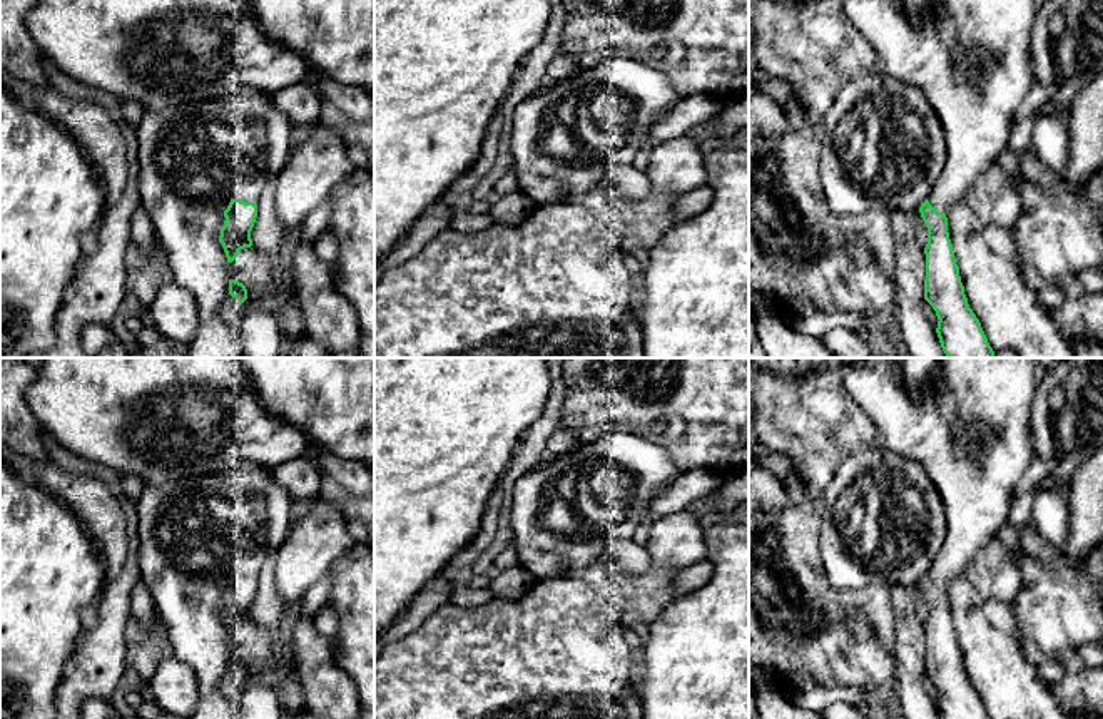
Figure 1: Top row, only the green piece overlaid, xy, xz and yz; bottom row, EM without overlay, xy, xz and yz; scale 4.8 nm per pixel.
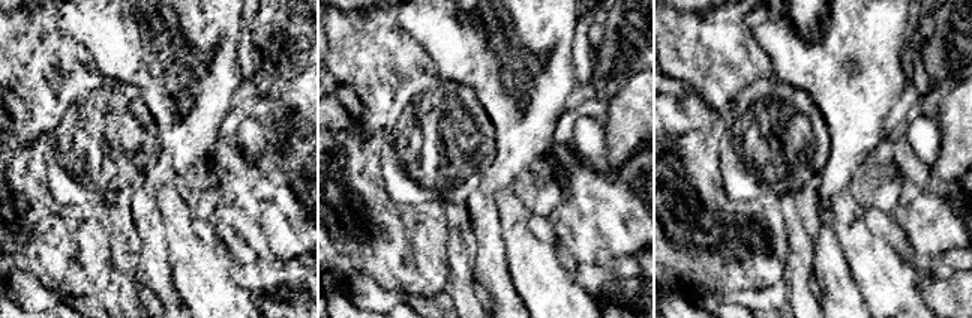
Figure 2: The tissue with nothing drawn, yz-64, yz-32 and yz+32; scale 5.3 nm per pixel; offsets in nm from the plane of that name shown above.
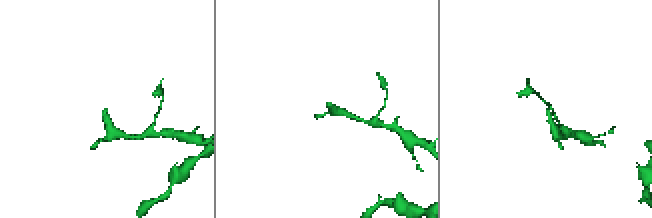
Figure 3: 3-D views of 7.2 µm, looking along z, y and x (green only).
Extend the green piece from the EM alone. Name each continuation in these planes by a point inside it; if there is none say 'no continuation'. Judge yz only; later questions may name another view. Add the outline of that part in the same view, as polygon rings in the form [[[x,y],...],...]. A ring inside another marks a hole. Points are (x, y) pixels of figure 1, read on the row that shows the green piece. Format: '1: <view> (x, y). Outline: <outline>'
1: yz (971, 59). Outline: [[[902,0],[842,2],[846,18],[876,52],[877,70],[921,89],[944,129],[946,162],[941,174],[933,179],[928,196],[929,204],[939,212],[956,201],[968,199],[989,181],[996,159],[1009,145],[1013,115],[1034,82],[1033,7],[1034,0],[933,0],[926,15],[912,20]]]

